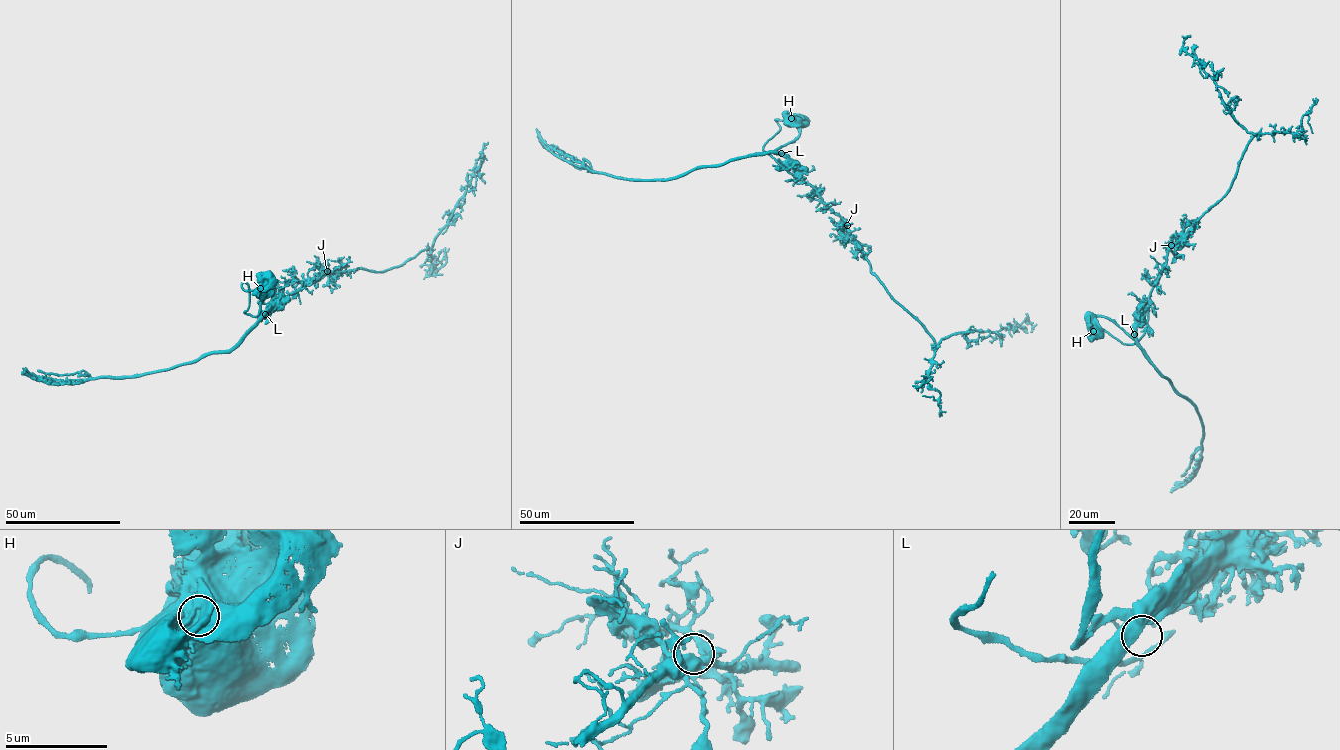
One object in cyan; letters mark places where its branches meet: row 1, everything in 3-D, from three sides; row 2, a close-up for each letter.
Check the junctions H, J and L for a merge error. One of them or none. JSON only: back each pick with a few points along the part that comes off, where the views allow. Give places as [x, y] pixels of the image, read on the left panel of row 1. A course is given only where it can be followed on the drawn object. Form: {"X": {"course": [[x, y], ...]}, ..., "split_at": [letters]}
{"H": {"course": [[260, 288], [241, 283], [245, 313], [266, 315], [324, 273], [381, 272], [432, 248], [484, 143]]}, "split_at": ["H"]}

